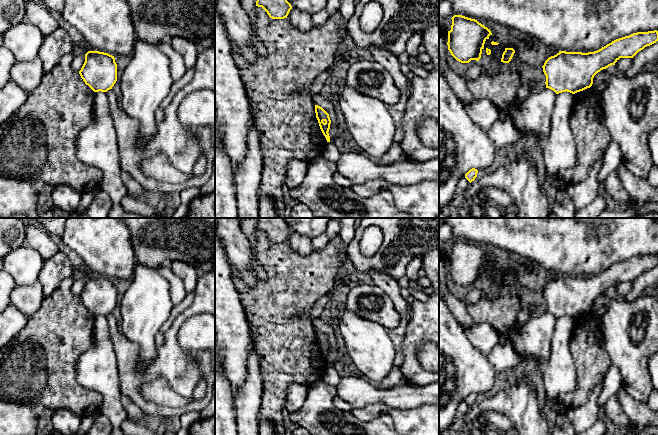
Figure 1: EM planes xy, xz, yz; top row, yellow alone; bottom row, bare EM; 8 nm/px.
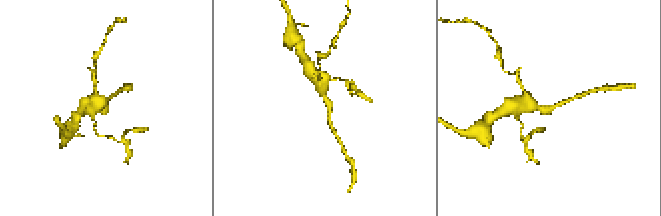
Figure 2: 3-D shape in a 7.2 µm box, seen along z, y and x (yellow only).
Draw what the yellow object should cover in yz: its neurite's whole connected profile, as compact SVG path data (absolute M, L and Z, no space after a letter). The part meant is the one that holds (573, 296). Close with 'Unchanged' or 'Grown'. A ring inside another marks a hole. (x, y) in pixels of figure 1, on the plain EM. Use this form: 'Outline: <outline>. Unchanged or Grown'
Outline: M658 255L637 256L612 265L601 273L582 277L559 275L556 279L549 281L542 290L546 300L546 312L553 314L556 318L570 316L575 318L590 312L594 300L603 293L608 292L620 282L633 282L639 275L658 265Z. Unchanged

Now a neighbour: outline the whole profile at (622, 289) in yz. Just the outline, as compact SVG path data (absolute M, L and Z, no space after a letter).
M620 282L614 289L614 296L624 299L632 289L632 282Z

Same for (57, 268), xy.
M58 251L51 258L44 260L38 282L43 287L44 296L50 295L65 279L76 277L69 258Z

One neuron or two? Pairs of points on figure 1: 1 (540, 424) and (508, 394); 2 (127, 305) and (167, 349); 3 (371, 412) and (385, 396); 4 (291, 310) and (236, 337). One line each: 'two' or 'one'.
1: one
2: two
3: two
4: two

